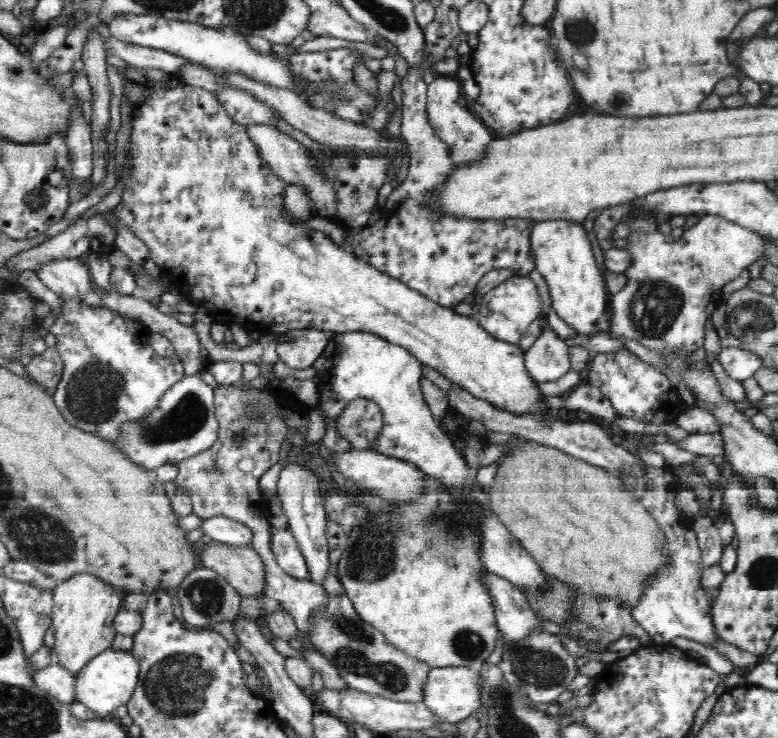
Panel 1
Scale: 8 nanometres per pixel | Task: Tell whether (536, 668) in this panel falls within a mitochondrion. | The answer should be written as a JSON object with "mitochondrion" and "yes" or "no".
{"mitochondrion":"yes"}

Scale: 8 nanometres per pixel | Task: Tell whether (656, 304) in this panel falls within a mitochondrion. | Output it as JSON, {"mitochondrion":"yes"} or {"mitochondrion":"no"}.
{"mitochondrion":"yes"}

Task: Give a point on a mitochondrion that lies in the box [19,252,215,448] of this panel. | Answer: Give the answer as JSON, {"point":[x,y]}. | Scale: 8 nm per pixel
{"point":[96,393]}

